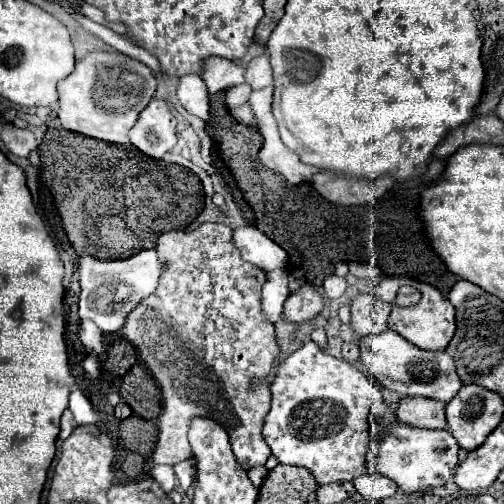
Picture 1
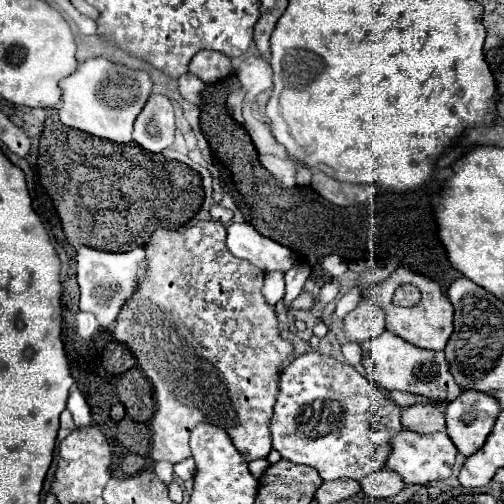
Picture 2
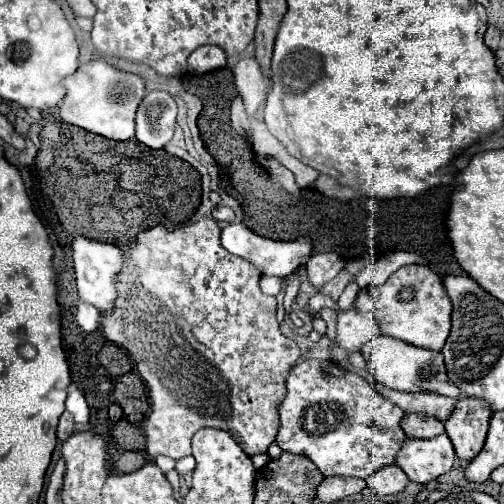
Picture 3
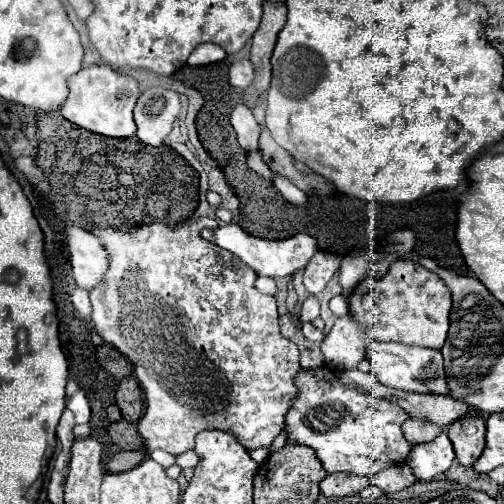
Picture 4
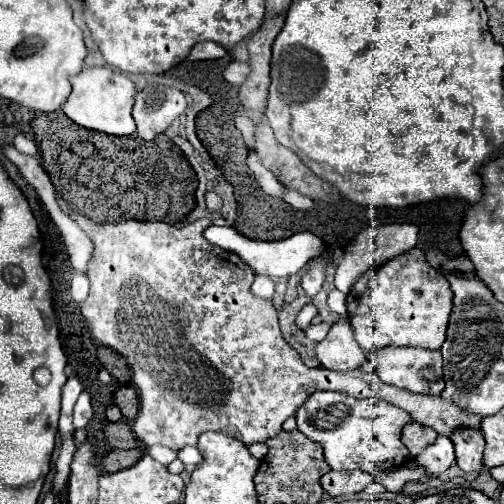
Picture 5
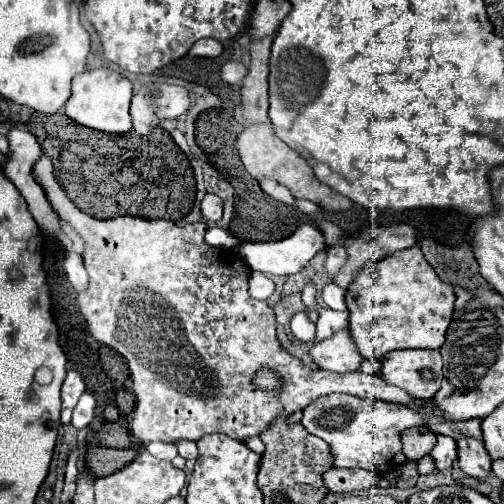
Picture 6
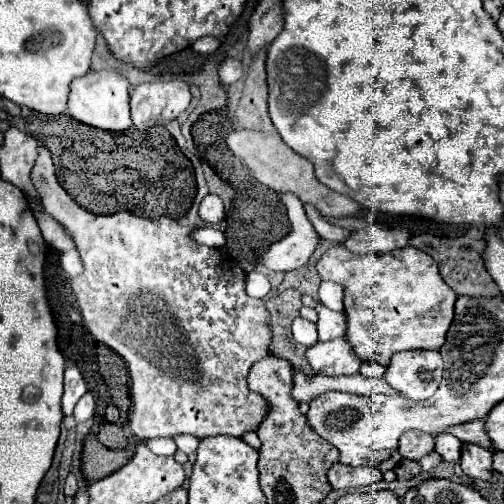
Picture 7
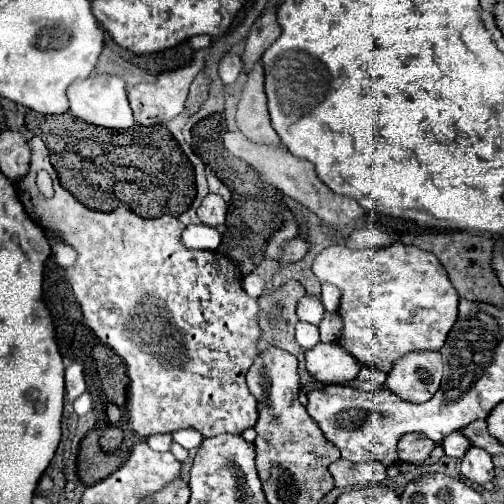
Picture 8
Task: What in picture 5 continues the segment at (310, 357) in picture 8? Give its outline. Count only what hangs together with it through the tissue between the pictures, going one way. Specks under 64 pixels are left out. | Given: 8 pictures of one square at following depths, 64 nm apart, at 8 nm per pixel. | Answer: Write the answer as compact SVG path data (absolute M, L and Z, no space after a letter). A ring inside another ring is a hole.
M348 320L334 324L328 336L316 344L316 356L328 370L354 370L360 368L366 354L354 340L354 330Z

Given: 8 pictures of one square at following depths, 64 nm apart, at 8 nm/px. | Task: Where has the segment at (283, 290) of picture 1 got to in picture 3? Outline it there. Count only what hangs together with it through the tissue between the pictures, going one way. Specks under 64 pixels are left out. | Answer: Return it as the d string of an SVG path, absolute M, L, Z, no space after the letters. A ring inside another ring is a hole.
M262 276L260 280L260 288L264 294L270 296L278 296L278 292L282 290L282 280L278 276Z

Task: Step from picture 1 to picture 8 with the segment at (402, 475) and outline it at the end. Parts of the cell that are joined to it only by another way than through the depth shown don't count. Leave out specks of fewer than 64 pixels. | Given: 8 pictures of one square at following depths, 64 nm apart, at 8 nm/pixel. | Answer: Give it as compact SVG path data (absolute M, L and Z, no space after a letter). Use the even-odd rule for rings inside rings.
M452 432L452 434L448 434L442 442L440 442L440 446L442 446L442 450L444 450L444 454L446 456L450 456L450 458L462 458L464 456L464 452L470 448L470 444L468 444L468 440L460 434L460 432Z

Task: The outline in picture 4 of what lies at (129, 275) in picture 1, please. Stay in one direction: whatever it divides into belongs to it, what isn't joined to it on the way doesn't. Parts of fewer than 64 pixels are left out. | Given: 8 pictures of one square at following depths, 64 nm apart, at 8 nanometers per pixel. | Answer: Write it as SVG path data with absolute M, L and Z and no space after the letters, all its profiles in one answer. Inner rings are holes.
M66 224L66 236L72 254L70 260L72 260L74 280L82 290L90 292L104 280L104 274L110 264L110 256L94 234L78 226Z

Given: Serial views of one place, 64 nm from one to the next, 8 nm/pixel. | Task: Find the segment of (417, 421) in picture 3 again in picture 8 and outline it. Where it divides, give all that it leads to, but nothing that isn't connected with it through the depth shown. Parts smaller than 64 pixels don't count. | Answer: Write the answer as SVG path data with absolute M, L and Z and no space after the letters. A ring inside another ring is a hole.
M420 432L404 434L398 442L398 456L406 464L424 464L436 444Z

